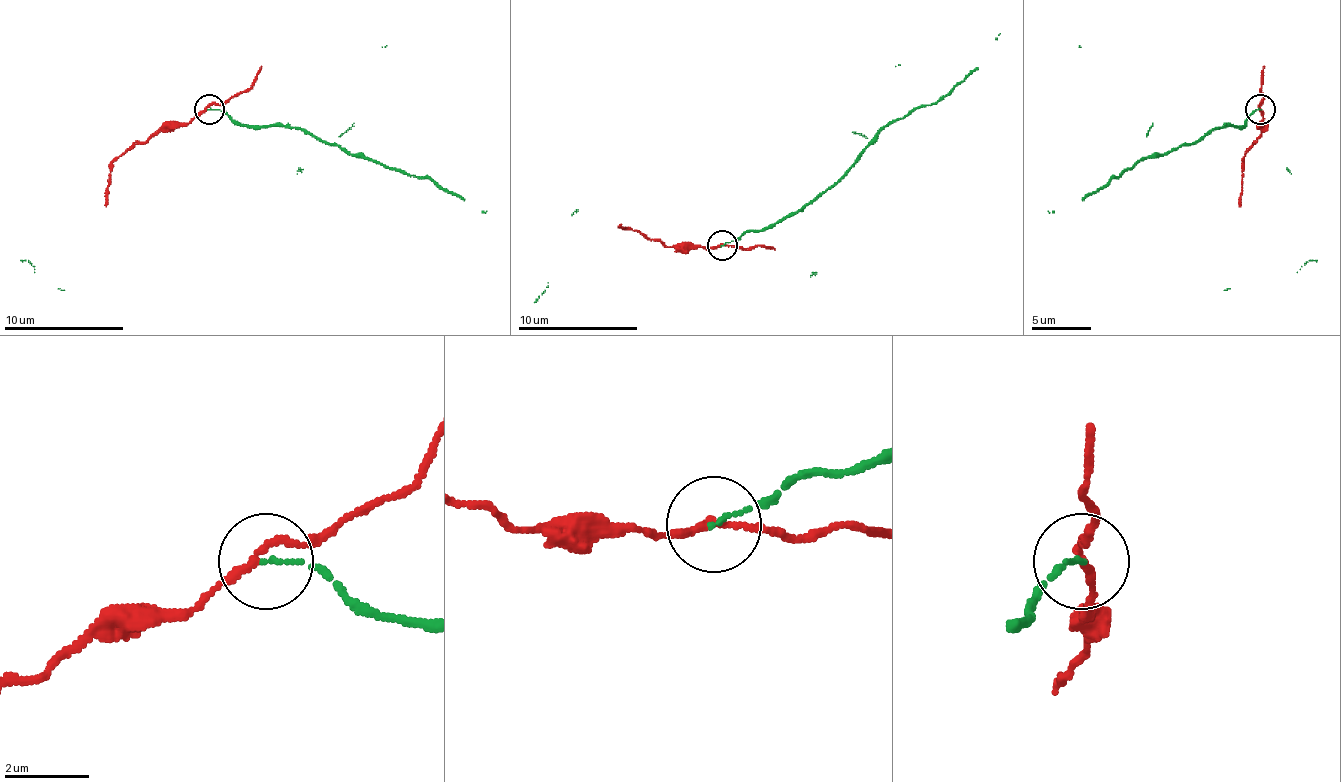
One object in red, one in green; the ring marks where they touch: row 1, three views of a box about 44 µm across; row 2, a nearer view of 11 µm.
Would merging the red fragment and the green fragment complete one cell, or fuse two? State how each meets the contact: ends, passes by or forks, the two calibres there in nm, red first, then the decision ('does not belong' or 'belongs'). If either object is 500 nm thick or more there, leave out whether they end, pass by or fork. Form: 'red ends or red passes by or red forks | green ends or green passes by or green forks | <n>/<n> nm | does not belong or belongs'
red passes by | green ends | 150/70 nm | does not belong

